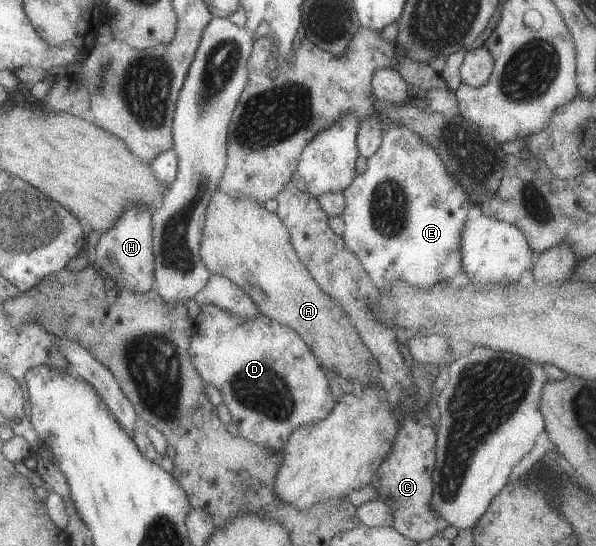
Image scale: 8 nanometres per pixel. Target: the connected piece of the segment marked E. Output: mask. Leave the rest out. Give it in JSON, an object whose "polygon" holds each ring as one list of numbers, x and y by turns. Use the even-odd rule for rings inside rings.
{"polygon":[[387,122,379,149,366,160,363,174,357,174,342,192,345,209,340,217,345,229,341,238,345,248,359,260,375,288,387,293,393,280,401,280,424,290,432,283,450,280,464,271,459,250,461,228,467,220,467,210,475,203,469,200,463,186,459,186,459,182,445,170,435,150,407,126]]}

